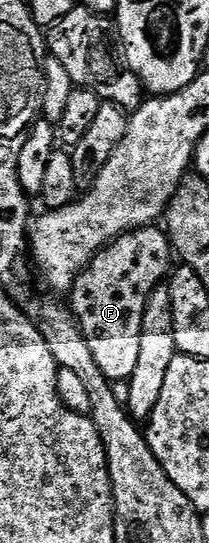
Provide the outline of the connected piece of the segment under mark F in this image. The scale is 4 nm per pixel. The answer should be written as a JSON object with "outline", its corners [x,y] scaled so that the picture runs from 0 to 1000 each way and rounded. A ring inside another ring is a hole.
{"outline":[[[780,418],[670,420],[541,444],[368,521],[354,575],[383,591],[383,606],[450,645],[469,674],[541,703],[627,702],[651,687],[699,617],[708,551],[785,514],[785,521],[809,514],[833,494],[823,471],[833,449]]]}

